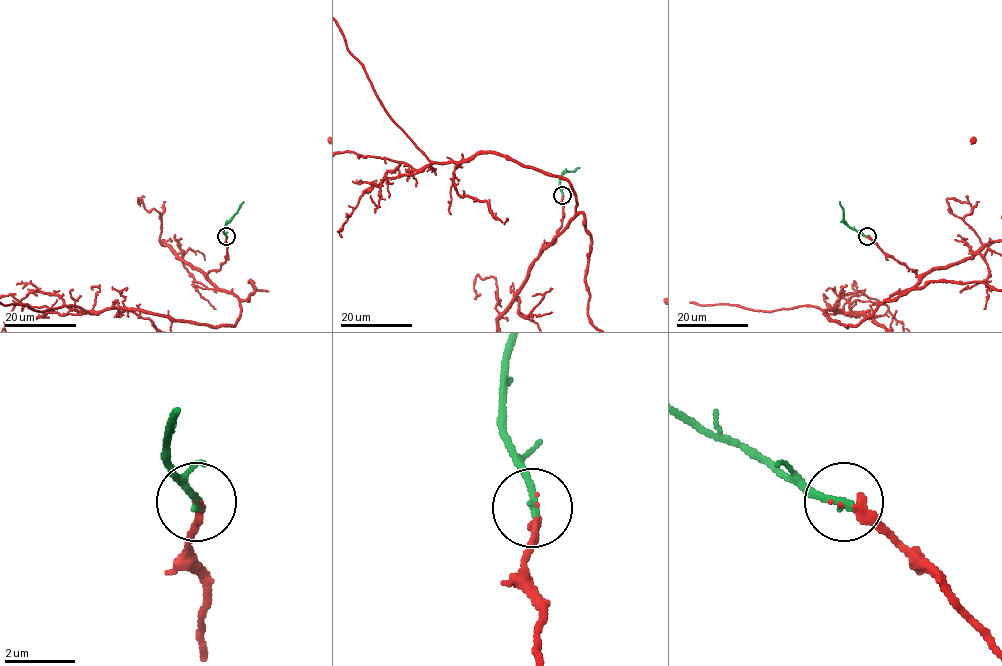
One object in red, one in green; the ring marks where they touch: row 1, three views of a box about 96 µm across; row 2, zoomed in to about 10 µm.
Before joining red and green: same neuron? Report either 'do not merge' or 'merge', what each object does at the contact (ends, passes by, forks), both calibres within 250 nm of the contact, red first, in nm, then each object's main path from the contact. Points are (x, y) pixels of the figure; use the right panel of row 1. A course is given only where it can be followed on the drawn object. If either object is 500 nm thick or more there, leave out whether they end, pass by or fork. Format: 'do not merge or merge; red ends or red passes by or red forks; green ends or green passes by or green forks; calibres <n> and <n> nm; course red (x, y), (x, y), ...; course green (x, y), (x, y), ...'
merge; red ends; green ends; calibres 180 and 240 nm; course red (866, 236), (919, 281), (854, 326), (812, 306), (687, 302); course green (867, 236), (844, 220), (839, 202)

